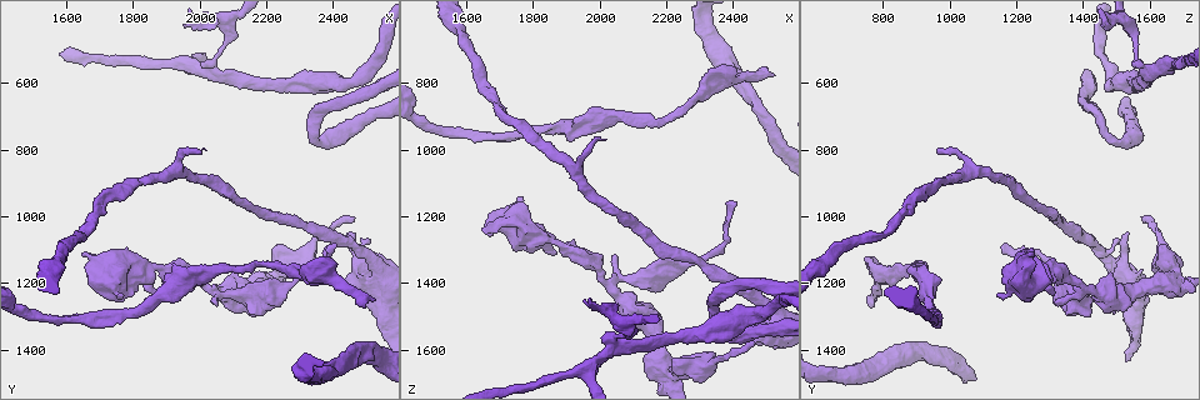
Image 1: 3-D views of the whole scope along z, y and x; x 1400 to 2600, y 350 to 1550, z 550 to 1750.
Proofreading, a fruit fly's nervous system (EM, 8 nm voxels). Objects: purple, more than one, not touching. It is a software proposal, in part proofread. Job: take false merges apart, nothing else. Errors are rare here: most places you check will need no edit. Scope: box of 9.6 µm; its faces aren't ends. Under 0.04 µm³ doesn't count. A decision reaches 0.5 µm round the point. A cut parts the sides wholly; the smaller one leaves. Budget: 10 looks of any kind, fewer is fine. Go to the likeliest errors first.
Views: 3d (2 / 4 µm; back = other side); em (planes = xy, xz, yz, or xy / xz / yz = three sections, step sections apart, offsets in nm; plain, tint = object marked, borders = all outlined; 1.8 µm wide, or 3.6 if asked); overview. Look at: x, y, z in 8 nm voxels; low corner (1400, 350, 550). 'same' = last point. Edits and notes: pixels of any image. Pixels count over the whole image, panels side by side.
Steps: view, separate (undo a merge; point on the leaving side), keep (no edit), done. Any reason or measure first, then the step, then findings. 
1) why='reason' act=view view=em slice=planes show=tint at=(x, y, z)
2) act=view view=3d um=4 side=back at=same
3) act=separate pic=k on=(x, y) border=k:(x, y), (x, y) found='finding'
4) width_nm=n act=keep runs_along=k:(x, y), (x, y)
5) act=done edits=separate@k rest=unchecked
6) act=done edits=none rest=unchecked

why='three arms meet' act=view view=em um=3.6 slice=planes show=tint at=(2550, 1160, 1500)

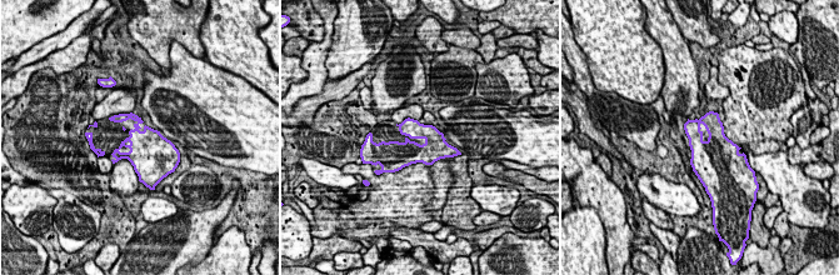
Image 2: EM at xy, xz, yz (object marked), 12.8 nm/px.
width_nm=480 act=keep found='all the same neuron'

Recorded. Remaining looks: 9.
act=view view=em slice=xz step=4 show=tint at=(2030, 1220, 1410)

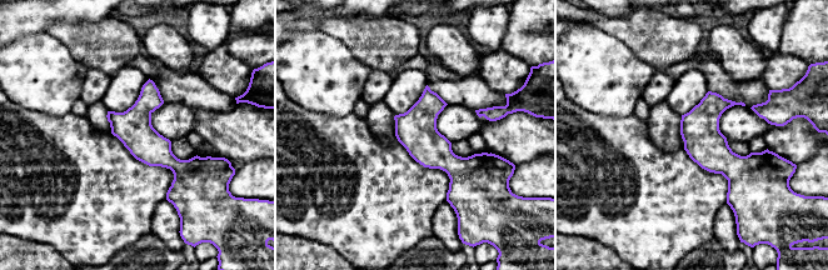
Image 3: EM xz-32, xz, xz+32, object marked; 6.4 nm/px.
act=view view=em slice=planes show=tint at=same

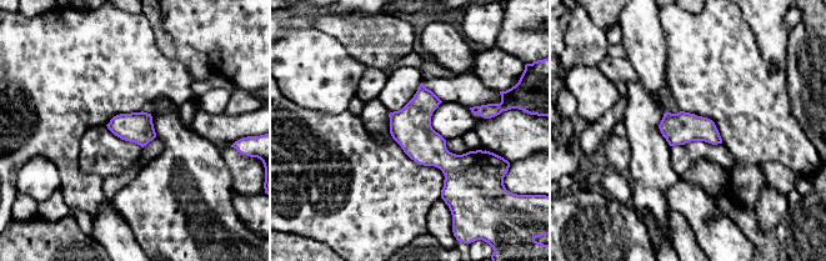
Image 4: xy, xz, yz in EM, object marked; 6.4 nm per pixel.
width_nm=200 act=keep found='one neuron here'

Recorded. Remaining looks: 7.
why='abrupt turn' act=view view=3d um=4 at=(2210, 1190, 1670)

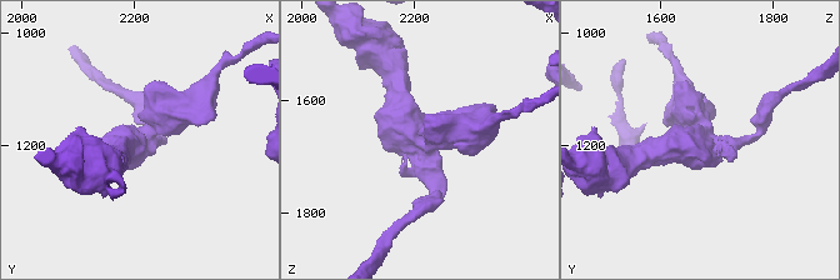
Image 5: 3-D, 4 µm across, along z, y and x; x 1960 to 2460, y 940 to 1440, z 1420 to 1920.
act=view view=em um=3.6 slice=xz step=8 show=tint at=(2205, 1190, 1670)

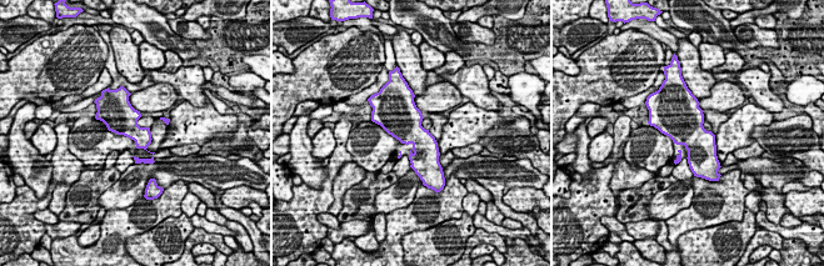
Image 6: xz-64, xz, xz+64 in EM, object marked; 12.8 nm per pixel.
why='another direction' act=view view=em um=3.6 slice=planes show=tint at=same

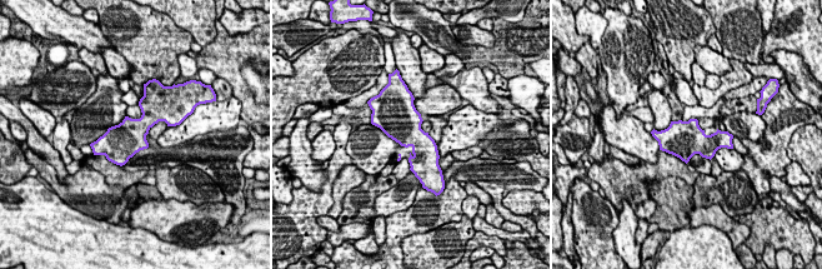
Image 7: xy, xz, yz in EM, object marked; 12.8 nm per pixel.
width_nm=460 act=keep found='all the same neuron'

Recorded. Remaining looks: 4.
why='calibre changes' act=view view=em slice=planes show=plain at=(2240, 1220, 1350)

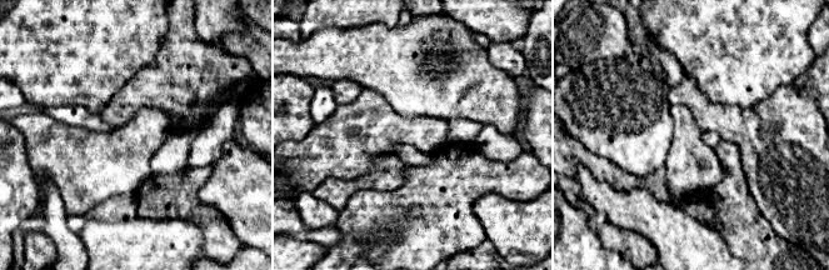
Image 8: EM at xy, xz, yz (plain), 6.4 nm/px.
act=view view=em slice=planes show=tint at=same

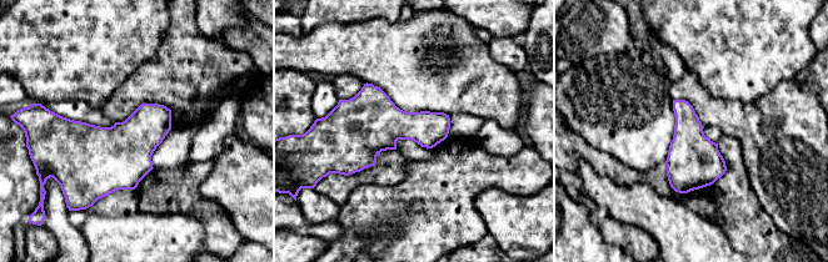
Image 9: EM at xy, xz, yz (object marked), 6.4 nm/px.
width_nm=240 act=keep found='all the same neuron'

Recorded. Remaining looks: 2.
act=done edits=none rest=unchecked

